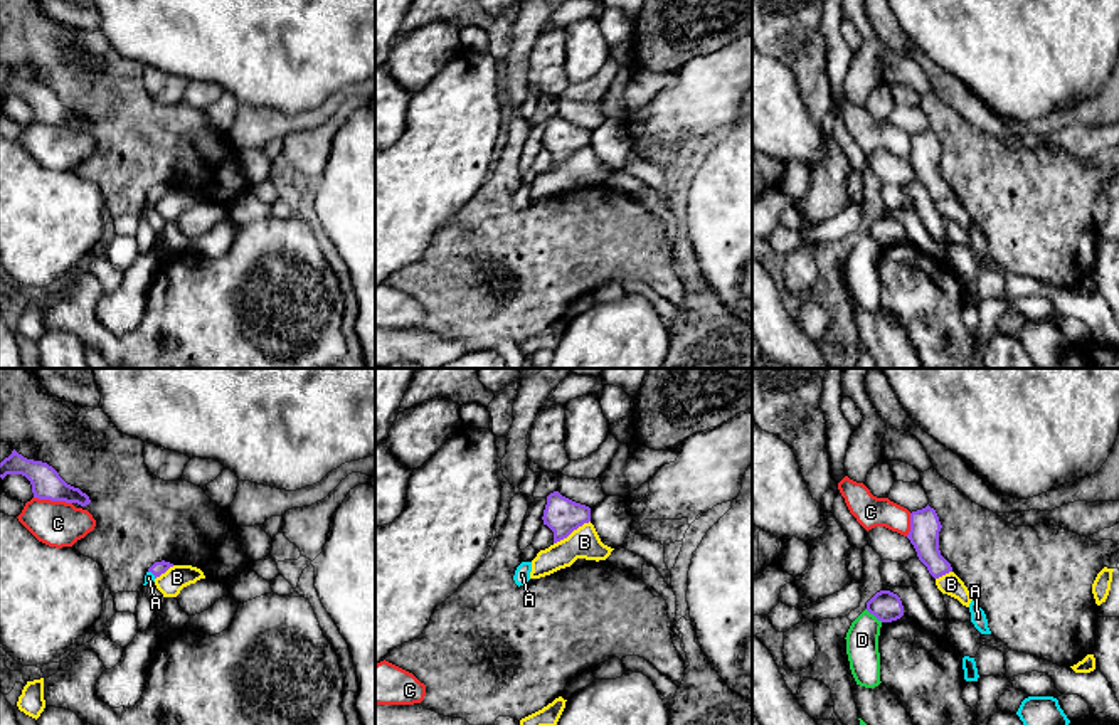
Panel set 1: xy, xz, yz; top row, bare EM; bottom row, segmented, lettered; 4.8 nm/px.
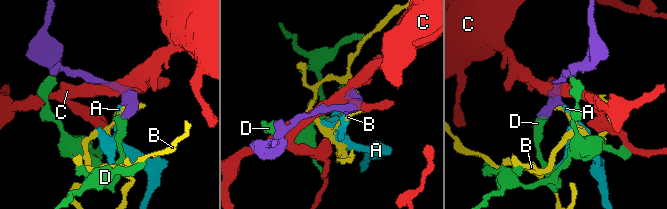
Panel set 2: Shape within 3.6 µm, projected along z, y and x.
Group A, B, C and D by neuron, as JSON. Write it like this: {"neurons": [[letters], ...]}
{"neurons": [["A"], ["B"], ["C"], ["D"]]}

